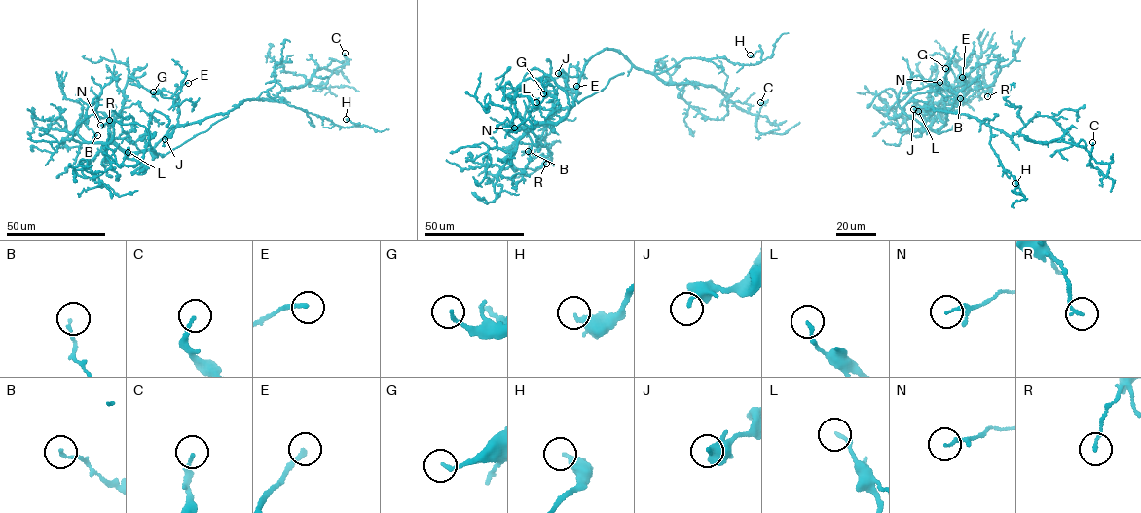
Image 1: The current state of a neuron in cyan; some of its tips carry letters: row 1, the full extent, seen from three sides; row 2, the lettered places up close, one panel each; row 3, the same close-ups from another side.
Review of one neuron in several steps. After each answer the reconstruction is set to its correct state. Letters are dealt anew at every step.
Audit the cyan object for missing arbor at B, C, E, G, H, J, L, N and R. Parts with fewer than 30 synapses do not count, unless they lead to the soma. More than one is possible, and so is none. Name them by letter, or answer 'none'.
none

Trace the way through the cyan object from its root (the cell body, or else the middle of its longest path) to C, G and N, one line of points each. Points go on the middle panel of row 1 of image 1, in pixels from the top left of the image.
C: (577, 87), (591, 57), (614, 49), (669, 84), (714, 86), (753, 114), (766, 101), (760, 102)
G: (577, 87), (580, 93), (566, 87), (543, 93)
N: (577, 87), (575, 99), (564, 117), (531, 128), (535, 145), (527, 127), (514, 128)

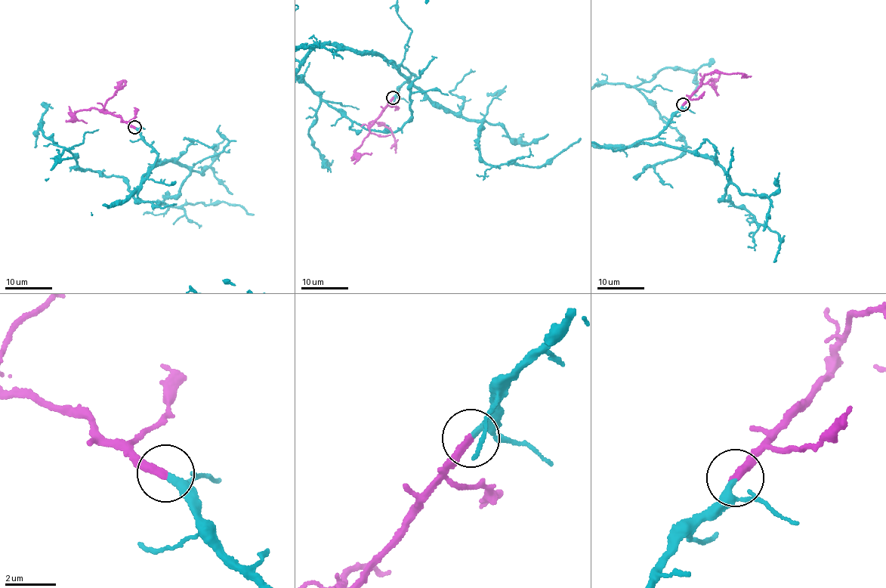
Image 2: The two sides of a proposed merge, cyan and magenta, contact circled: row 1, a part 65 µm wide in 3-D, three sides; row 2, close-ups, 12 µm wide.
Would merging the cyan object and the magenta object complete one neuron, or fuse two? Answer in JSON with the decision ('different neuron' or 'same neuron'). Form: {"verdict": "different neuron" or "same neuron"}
{"verdict": "same neuron"}

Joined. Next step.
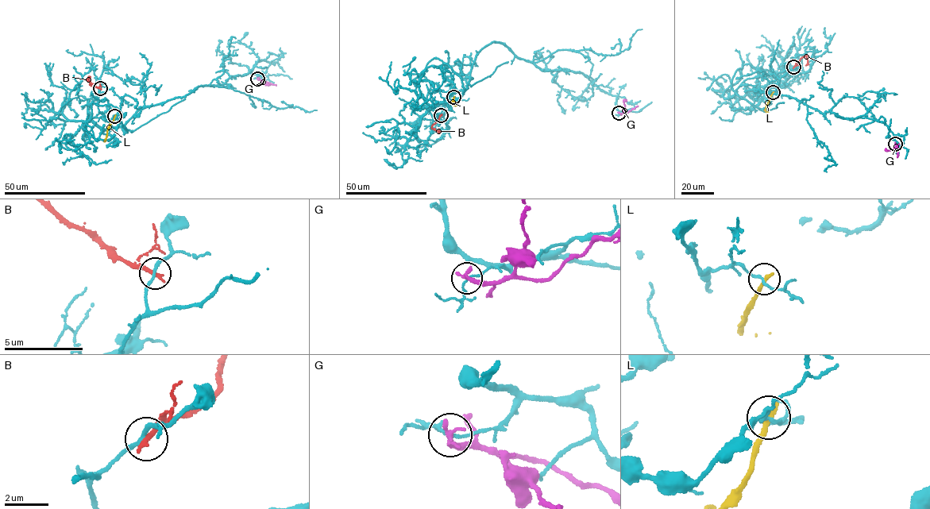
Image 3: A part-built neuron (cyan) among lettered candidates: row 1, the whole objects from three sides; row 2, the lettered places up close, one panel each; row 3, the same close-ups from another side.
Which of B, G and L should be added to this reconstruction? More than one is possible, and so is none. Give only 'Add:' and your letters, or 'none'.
Add: none

